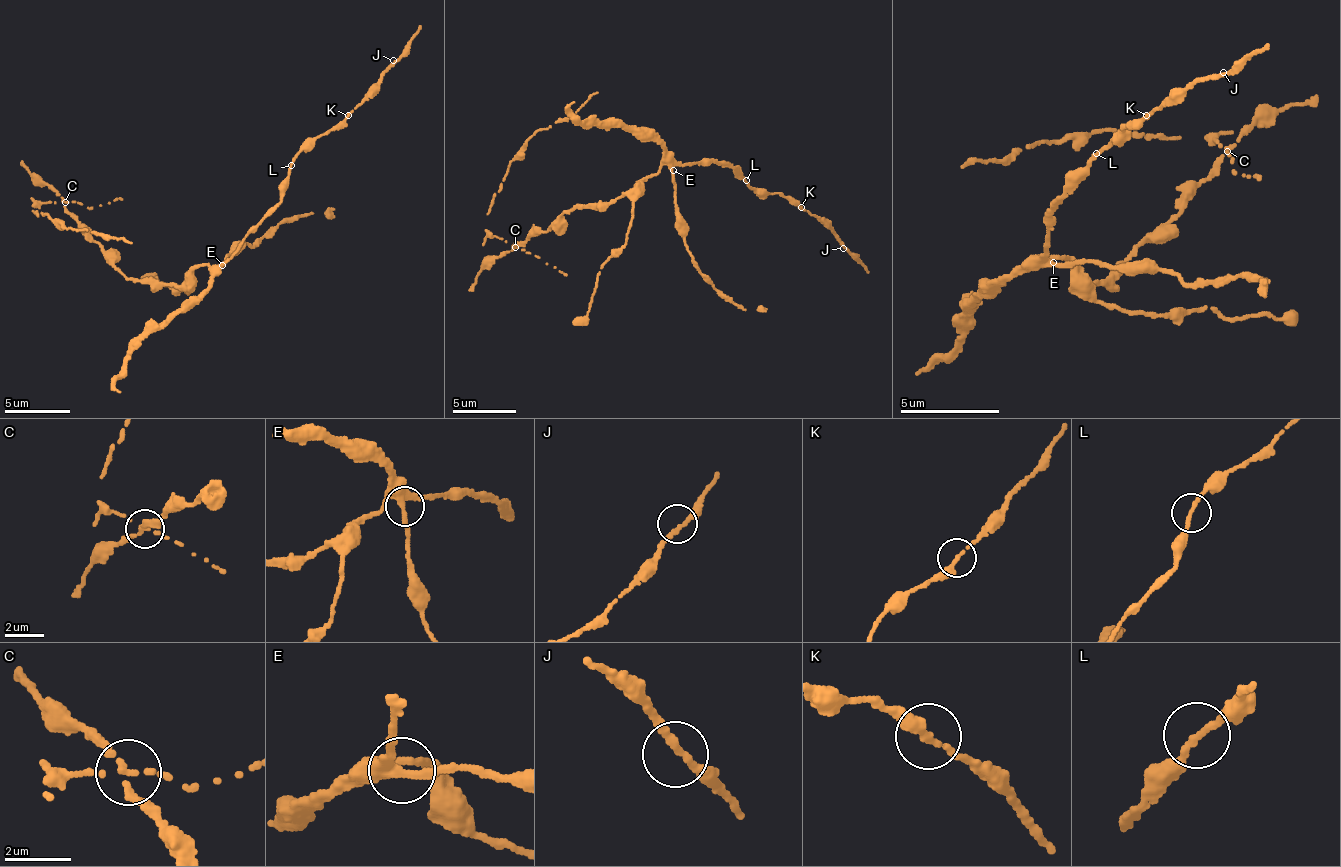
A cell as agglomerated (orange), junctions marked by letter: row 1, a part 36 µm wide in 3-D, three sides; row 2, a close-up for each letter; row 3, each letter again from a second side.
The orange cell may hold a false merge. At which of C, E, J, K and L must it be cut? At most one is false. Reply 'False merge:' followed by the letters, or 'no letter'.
False merge: C

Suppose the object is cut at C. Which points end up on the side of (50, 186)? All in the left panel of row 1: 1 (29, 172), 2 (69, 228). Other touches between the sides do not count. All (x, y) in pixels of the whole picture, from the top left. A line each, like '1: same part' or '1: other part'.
1: same part
2: other part

